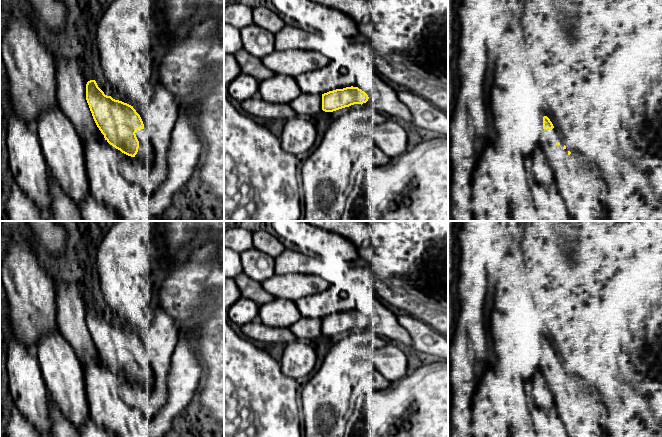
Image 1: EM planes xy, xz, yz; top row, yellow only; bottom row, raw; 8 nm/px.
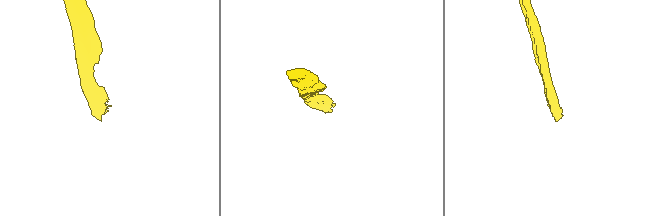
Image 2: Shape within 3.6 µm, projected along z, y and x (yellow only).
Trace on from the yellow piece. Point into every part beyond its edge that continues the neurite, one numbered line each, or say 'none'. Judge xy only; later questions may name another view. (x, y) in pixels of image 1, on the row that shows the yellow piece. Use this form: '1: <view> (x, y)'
1: xy (90, 135)

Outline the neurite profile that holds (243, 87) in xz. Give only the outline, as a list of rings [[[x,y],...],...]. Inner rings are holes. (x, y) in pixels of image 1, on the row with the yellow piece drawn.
[[[240,74],[229,85],[228,92],[233,102],[241,103],[259,95],[259,81],[250,75]]]

